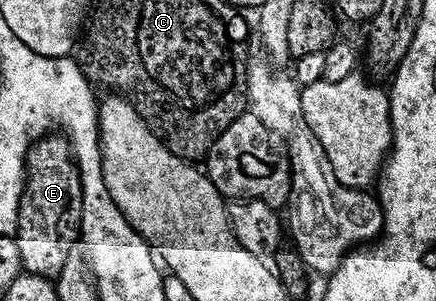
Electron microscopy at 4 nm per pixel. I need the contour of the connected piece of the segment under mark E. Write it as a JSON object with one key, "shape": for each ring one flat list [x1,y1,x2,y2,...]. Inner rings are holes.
{"shape":[[47,134,30,146,26,156,26,184,22,187,22,197,18,207,16,239,20,246,23,269,32,276,56,278,68,262,68,254,75,251,82,228,82,179,74,159,74,149,62,134]]}

